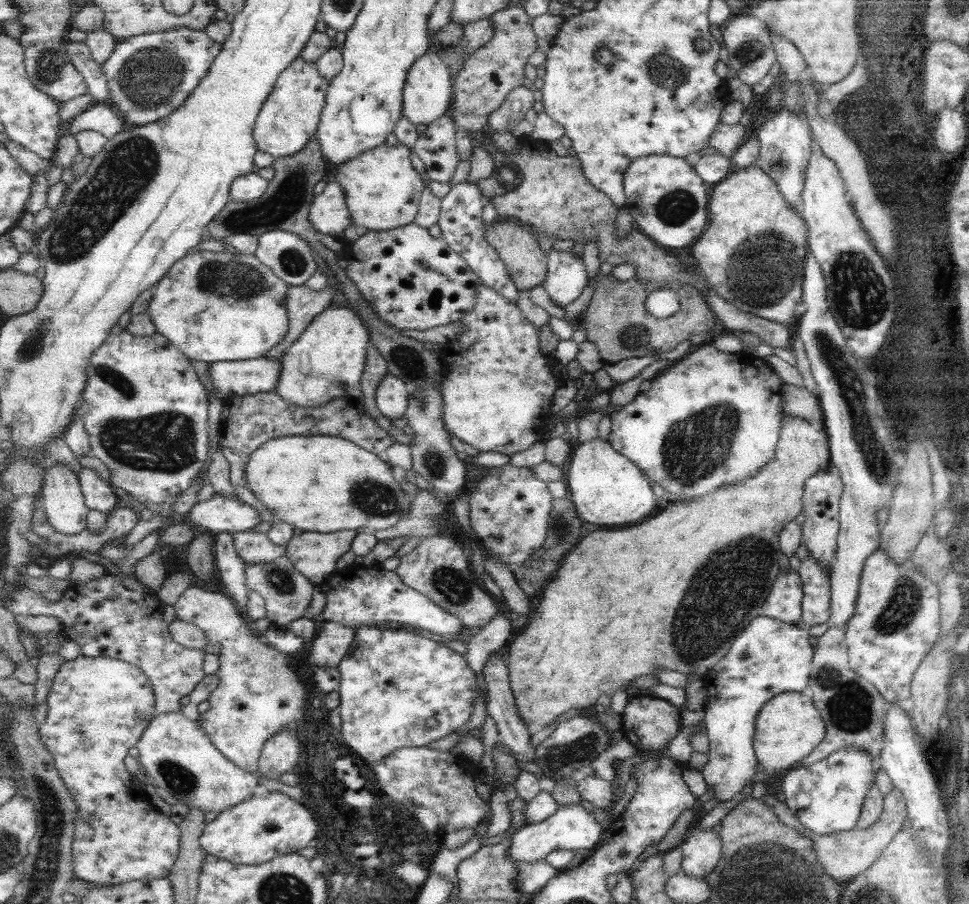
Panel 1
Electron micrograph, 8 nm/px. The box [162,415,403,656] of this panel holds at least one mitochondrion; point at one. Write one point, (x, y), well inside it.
(277, 578)

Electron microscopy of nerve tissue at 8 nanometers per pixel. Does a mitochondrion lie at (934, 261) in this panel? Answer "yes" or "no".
no

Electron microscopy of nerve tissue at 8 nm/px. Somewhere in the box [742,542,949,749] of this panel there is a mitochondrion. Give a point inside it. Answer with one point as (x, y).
(849, 705)

